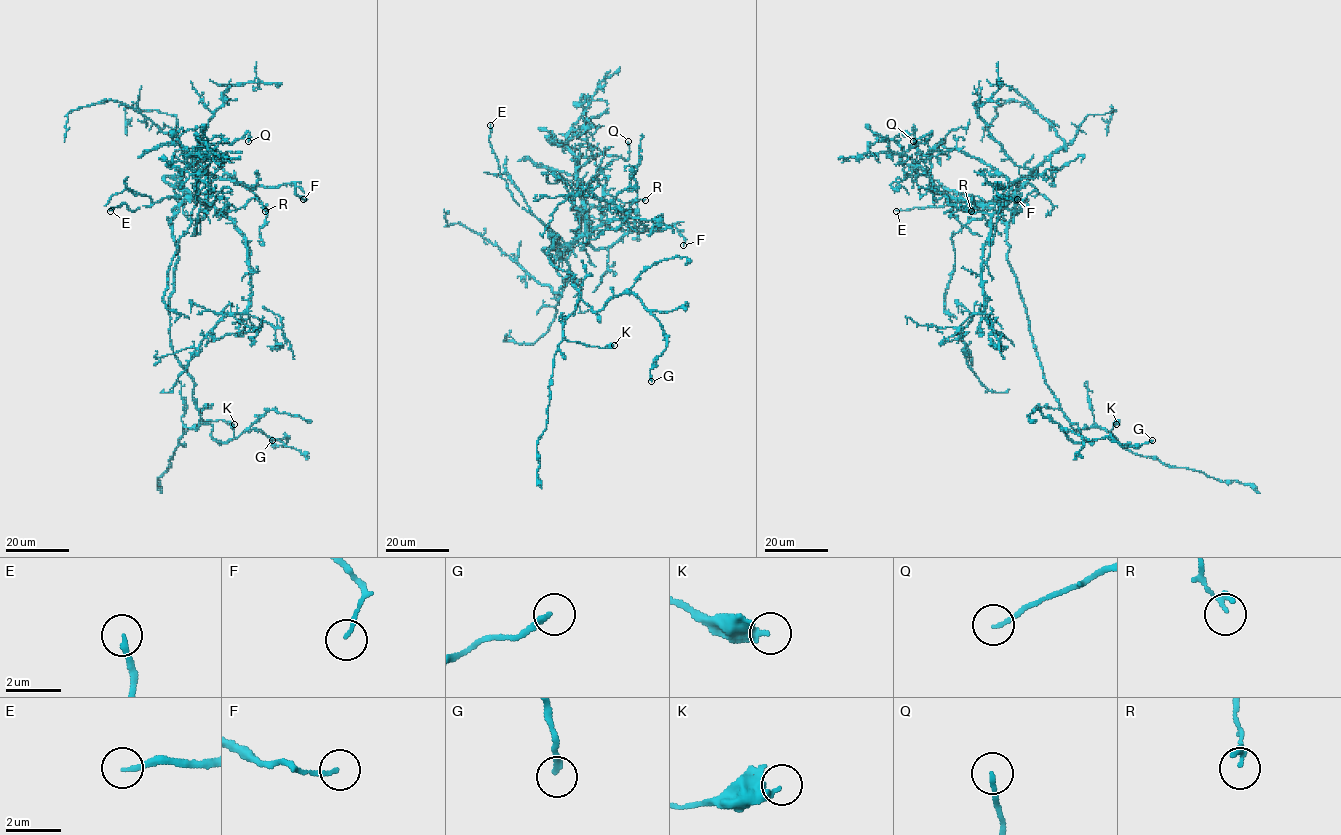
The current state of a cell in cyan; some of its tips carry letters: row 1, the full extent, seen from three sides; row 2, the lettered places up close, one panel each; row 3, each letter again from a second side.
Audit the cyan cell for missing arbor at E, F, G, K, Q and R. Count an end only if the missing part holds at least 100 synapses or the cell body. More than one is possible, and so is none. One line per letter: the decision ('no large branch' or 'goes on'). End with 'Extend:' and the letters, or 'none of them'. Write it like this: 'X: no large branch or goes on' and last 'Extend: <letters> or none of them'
E: goes on
F: no large branch
G: no large branch
K: no large branch
Q: no large branch
R: no large branch
Extend: E

